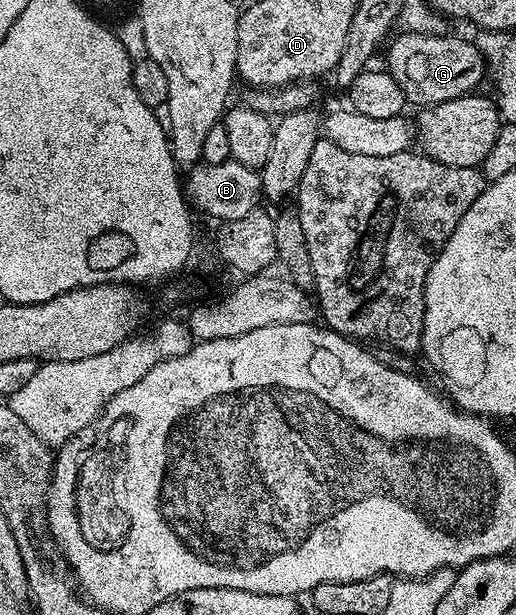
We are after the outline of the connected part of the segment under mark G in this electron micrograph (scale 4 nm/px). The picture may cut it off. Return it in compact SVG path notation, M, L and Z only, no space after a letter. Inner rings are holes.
M450 33L401 34L396 39L391 38L389 40L390 64L388 64L388 70L390 76L396 81L396 85L400 85L407 104L413 105L413 103L418 103L417 106L419 108L431 107L440 101L452 101L456 97L464 97L477 92L481 88L478 86L481 85L482 78L486 75L488 60L474 41L471 41L469 38L468 40L457 39L456 36L450 35Z

